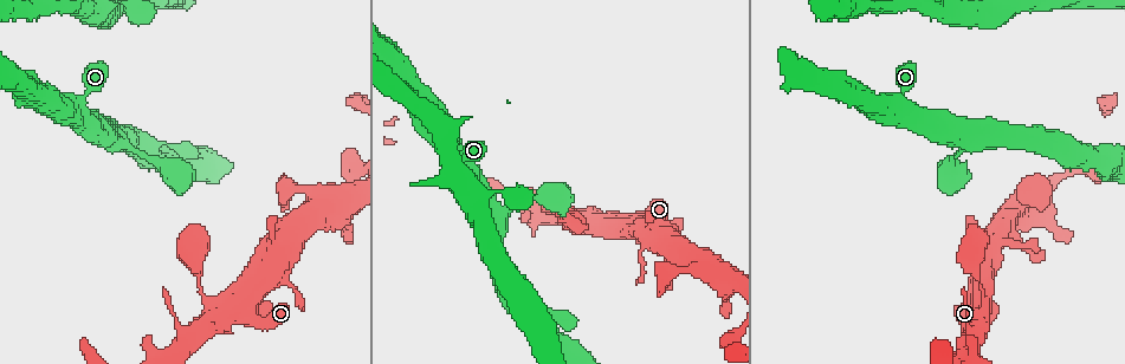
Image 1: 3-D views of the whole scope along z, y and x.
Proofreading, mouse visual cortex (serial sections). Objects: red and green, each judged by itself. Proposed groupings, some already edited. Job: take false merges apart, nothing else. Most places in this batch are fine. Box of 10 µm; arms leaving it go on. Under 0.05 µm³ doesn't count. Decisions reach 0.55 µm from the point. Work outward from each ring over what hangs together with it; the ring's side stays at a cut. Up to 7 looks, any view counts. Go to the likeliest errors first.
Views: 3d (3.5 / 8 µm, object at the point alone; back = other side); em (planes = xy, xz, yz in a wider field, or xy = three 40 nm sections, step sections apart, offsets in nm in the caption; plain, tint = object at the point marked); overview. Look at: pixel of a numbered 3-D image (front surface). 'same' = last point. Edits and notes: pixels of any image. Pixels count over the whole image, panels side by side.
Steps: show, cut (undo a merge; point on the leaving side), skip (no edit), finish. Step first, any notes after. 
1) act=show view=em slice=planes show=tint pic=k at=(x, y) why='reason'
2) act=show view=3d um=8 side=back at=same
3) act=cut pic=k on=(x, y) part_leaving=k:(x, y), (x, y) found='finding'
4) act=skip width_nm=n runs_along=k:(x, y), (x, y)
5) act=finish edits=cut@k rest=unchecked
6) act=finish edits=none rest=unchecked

act=show view=3d um=8 pic=1 at=(277, 276) why='sharp bend'

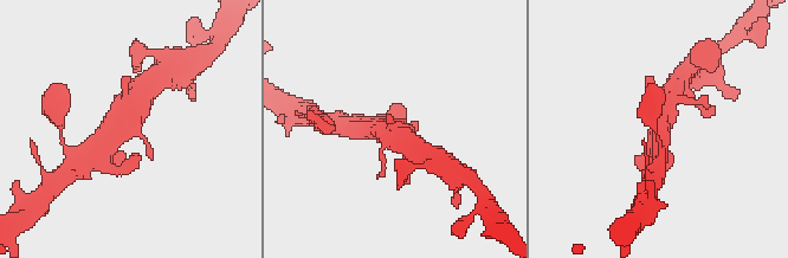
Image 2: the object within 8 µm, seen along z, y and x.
act=show view=em slice=xy step=3 show=tint at=same why='need the tissue'

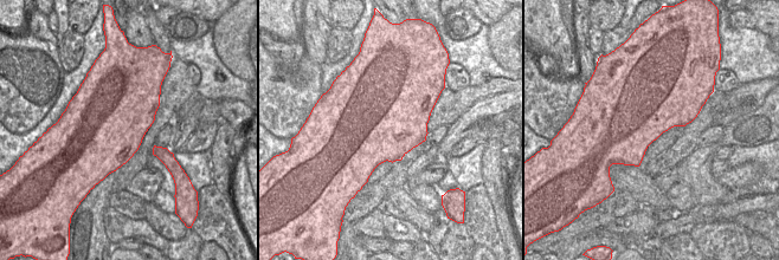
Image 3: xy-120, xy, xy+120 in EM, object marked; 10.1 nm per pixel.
act=skip width_nm=1050 runs_along=2:(110, 133), (152, 81) found='one cell here'

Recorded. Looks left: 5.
act=show view=3d um=3.5 pic=1 at=(570, 220)

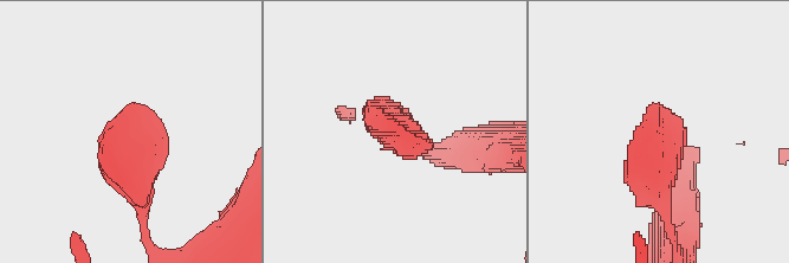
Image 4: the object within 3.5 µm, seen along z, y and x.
act=show view=em slice=xy step=3 show=tint pic=4 at=(394, 133) why='now the EM'

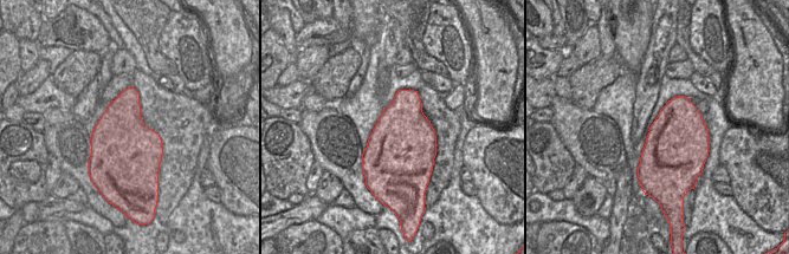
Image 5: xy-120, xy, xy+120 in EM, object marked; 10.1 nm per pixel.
act=skip runs_along=4:(143, 219), (122, 139), (129, 103) found='all the same cell'

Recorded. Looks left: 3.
act=show view=3d um=3.5 pic=1 at=(156, 143) why='thin neck'

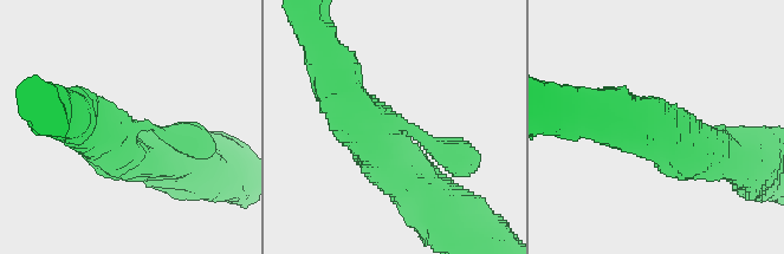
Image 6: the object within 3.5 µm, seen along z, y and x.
act=show view=em slice=xy step=3 show=tint pic=6 at=(125, 126)

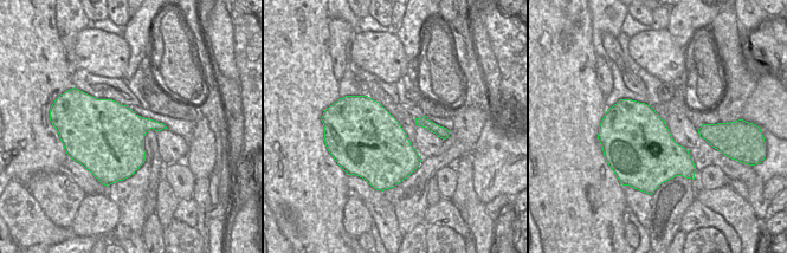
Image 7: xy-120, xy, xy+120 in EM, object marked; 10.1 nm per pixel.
act=skip runs_along=6:(334, 76), (384, 160), (421, 190) found='all the same cell'

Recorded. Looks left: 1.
act=finish edits=none rest=unchecked

